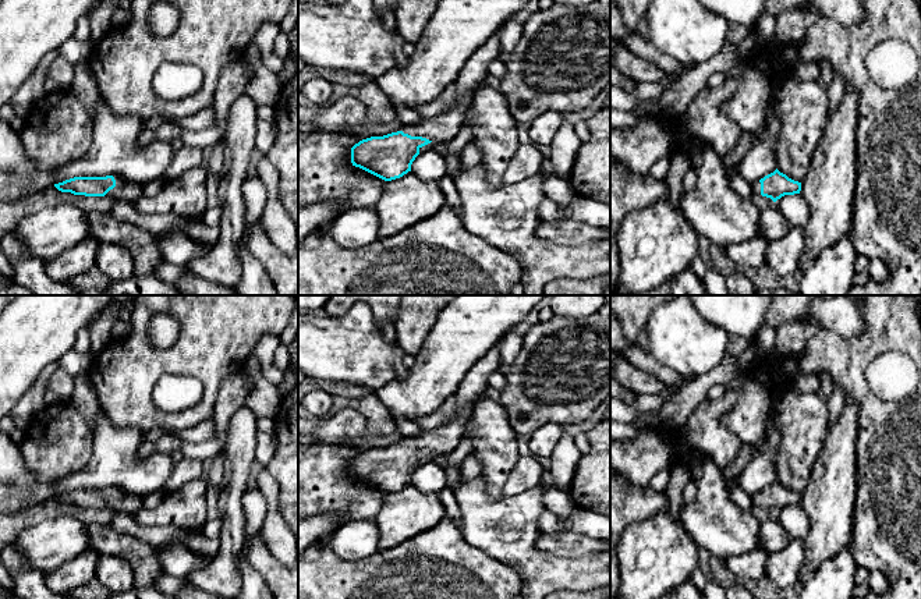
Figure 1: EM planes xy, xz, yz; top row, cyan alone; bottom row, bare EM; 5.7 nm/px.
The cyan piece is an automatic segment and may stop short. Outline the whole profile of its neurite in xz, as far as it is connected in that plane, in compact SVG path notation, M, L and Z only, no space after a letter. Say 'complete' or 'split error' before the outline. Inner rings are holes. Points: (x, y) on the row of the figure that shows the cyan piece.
split error; M496 33L475 50L461 70L454 82L457 103L453 109L433 118L424 118L417 125L404 125L401 131L359 141L351 148L353 166L392 181L411 171L422 146L450 142L464 125L475 89L490 75L489 64L500 54L500 39Z

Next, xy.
split error; M74 177L63 182L54 184L61 192L85 196L110 195L118 201L137 202L144 198L142 185L125 182L118 177Z

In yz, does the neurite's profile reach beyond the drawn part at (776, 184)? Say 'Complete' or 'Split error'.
Split error

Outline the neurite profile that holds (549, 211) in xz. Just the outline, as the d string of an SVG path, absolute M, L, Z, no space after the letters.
M545 198L539 205L539 217L542 221L556 221L560 217L560 206L555 201Z

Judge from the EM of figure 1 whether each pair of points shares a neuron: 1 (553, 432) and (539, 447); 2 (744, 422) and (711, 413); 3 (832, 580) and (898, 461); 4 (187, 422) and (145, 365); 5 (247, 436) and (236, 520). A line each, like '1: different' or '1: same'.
1: same
2: different
3: different
4: same
5: same

